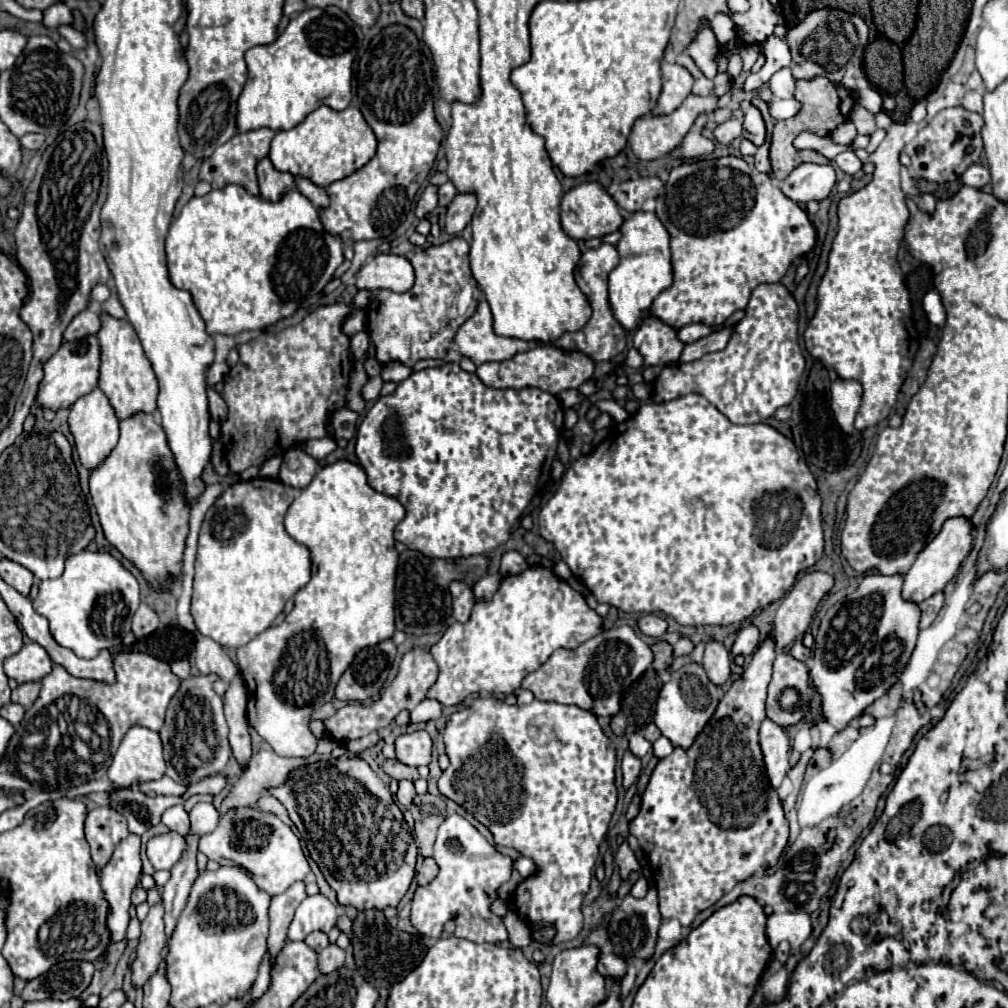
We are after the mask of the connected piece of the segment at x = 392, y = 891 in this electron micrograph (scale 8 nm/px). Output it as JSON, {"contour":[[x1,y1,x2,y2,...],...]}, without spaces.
{"contour":[[344,755,338,759,298,767,290,771,286,783,272,787,270,793,288,809,290,819,306,841,310,857,318,863,324,879,338,893,340,905,350,905,356,909,384,909,388,905,396,907,402,901,414,877,416,843,402,811,392,799,390,789,378,779,364,759,356,755]]}

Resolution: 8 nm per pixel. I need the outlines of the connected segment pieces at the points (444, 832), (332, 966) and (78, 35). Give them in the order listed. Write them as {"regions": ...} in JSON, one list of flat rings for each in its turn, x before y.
{"regions":[[[452,813,450,817,446,817,446,821,440,825,438,829,438,839,434,843,434,861,438,865,438,877,434,877,428,885,418,885,414,897,412,897,412,909,410,909,410,923,418,929,420,935,426,935,426,937,440,937,442,935,442,927,446,921,454,921,456,925,456,931,454,935,456,937,464,937,468,941,474,941,474,943,502,943,508,939,508,933,506,933,506,927,502,923,502,917,498,919,492,911,490,911,490,905,492,901,498,897,496,891,502,883,506,883,512,875,512,859,508,855,502,855,496,851,494,845,490,845,486,841,486,837,472,825,468,823,464,817]],[[328,945,322,953,320,953,320,971,322,973,332,973,336,969,340,969,344,965,344,949,340,949,338,945]],[[60,26,57,28,61,37,67,39,74,49,83,49,86,47,84,34,70,26]]]}

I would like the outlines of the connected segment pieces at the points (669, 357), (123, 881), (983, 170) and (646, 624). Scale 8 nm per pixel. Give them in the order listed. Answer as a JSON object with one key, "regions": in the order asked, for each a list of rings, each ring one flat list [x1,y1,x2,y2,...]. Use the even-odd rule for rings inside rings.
{"regions":[[[648,317,634,333,634,347,644,359,644,365,664,365,680,359,684,343,678,339,678,329]],[[130,833,126,839,122,839,116,845,110,861,102,869,102,889,106,893,106,899,110,901,108,929,112,933,112,941,120,941,120,939,126,937,126,927,128,927,128,921,130,921,130,917,128,917,130,893,132,893,132,889,140,881,140,871,142,871,142,863,140,863,140,837]],[[976,163,976,165,972,165,970,169,966,169,966,173,964,173,960,179,962,179,962,183,968,185,968,187,982,189,982,187,990,181,990,171,988,171,988,167]],[[642,615,638,619,638,629,646,637,660,637,660,635,664,635,666,627,668,627,668,623,664,619,656,617,656,615]]]}

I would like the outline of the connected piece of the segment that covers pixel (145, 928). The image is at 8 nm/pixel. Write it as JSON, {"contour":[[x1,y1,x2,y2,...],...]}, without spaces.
{"contour":[[156,903,150,907,146,919,142,921,142,935,138,939,136,951,138,959,132,965,132,983,142,987,146,977,158,969,158,957,164,945,164,905]]}

